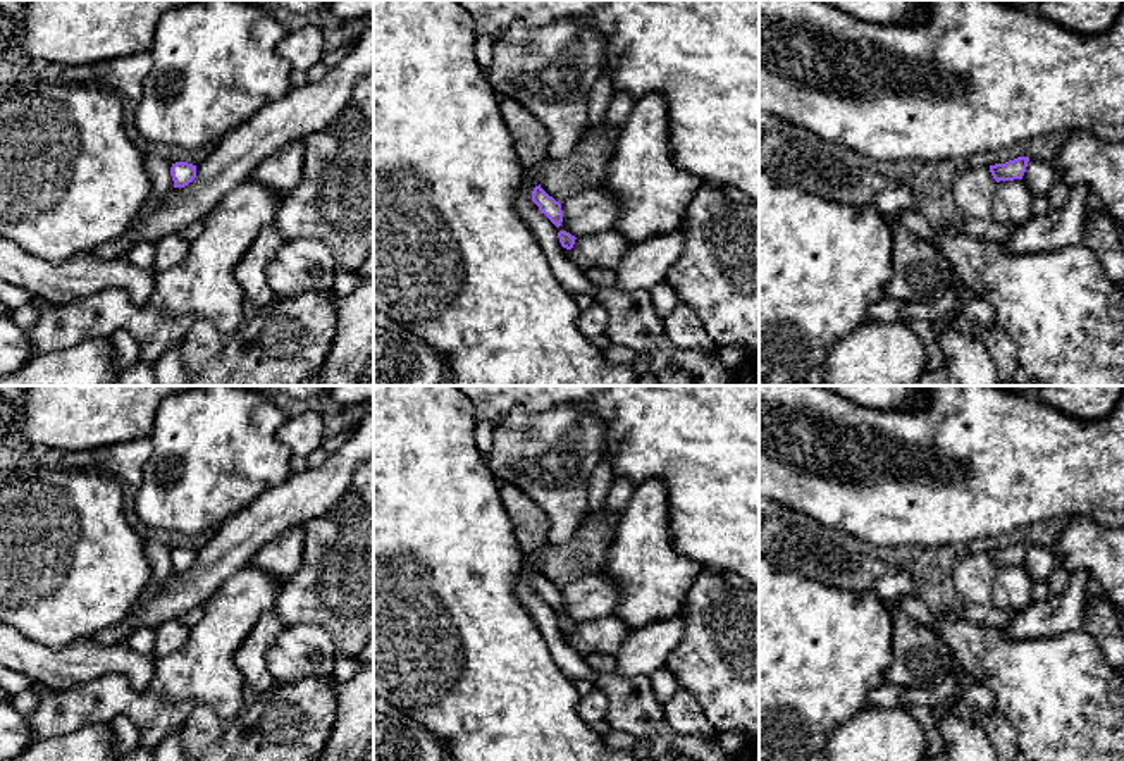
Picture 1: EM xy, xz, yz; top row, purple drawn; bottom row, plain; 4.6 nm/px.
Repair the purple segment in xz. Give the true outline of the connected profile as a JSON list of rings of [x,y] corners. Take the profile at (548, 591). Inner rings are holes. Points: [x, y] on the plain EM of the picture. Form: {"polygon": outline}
{"polygon": [[[540,570],[532,577],[532,587],[539,592],[539,596],[556,611],[559,613],[563,608],[561,589],[549,582]]]}

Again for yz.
{"polygon": [[[1017,542],[1014,546],[1005,548],[1005,549],[990,551],[990,558],[997,568],[1022,565],[1028,548],[1029,548],[1028,542]]]}

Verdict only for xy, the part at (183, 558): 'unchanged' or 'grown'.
unchanged

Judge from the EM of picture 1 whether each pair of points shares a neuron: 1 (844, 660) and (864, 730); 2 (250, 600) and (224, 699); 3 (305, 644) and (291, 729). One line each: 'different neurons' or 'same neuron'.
1: different neurons
2: same neuron
3: different neurons

